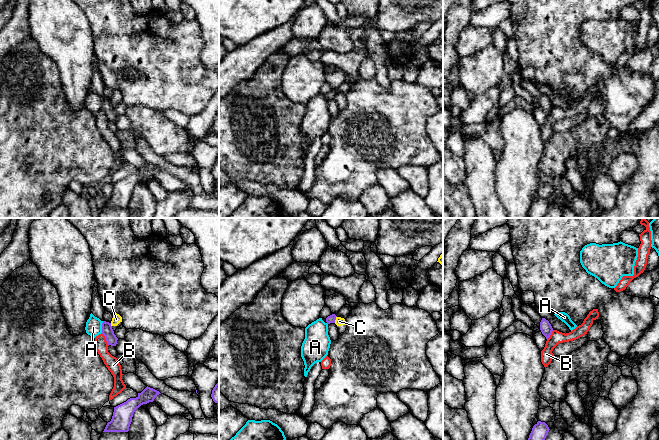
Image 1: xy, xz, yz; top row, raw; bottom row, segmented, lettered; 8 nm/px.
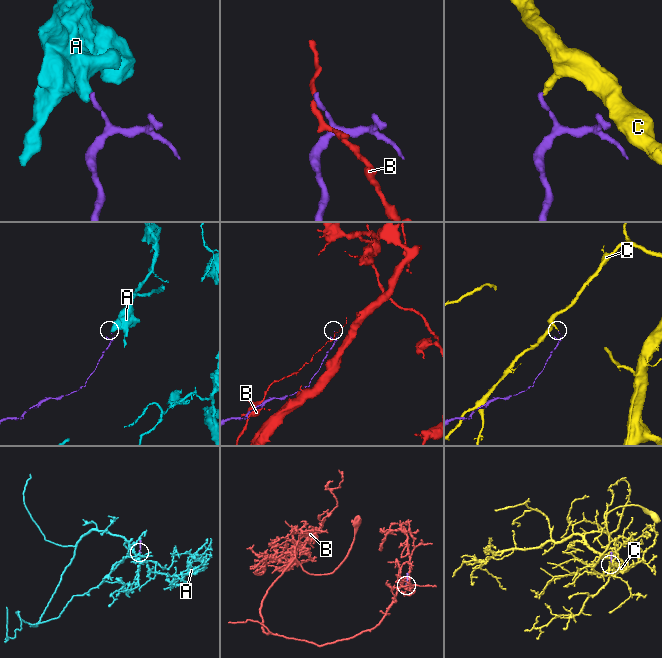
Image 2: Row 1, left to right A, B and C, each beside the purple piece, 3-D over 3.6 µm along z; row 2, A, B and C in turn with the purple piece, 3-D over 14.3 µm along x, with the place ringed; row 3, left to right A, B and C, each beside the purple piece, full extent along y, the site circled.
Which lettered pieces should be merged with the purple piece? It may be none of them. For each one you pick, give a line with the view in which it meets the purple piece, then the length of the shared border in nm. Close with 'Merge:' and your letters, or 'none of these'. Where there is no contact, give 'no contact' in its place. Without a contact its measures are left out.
Merge: none of these

